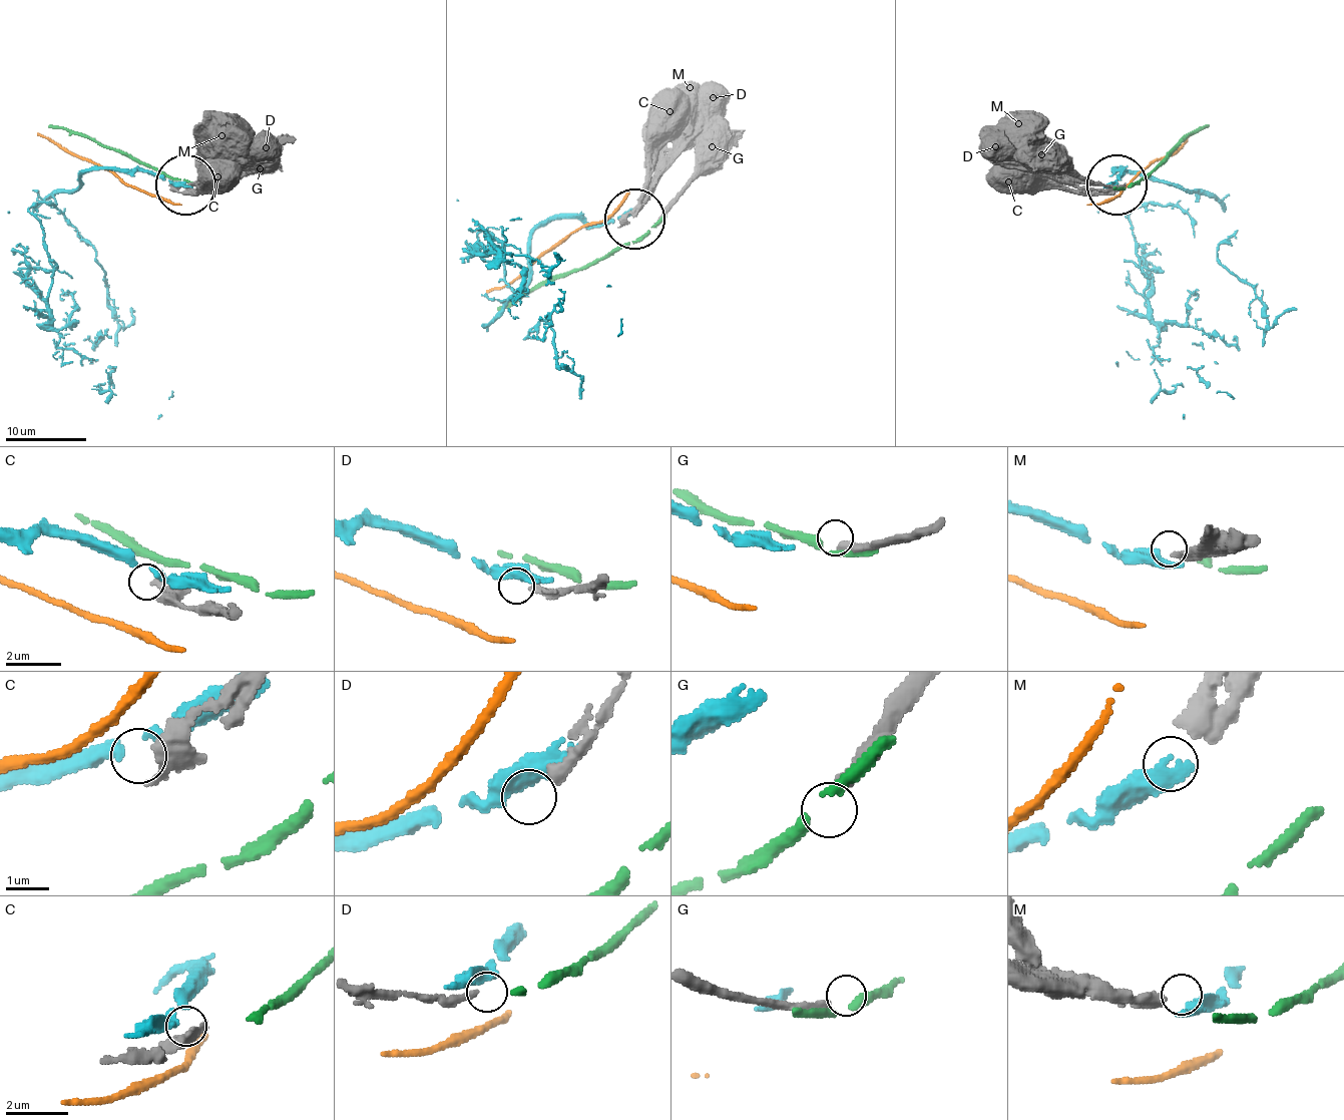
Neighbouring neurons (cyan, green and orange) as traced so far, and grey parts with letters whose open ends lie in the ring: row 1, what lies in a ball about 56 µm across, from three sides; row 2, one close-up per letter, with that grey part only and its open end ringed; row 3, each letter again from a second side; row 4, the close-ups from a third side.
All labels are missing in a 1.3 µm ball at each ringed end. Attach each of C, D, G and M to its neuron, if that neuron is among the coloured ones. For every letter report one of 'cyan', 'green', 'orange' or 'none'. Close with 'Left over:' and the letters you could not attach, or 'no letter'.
C: none
D: none
G: none
M: none
Left over: C, D, G, M

